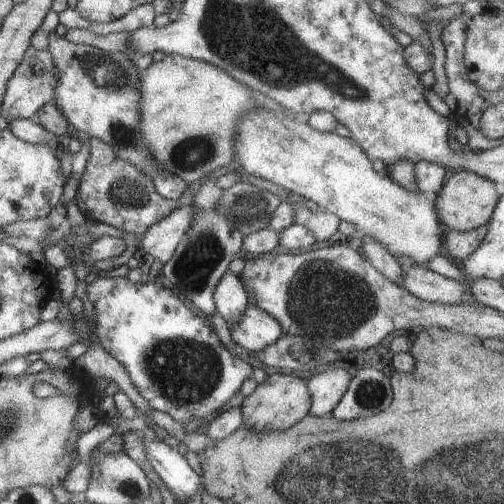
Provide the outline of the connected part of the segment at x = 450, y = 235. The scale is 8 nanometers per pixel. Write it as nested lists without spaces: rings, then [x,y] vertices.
[[[486,225],[467,232],[446,230],[443,240],[445,256],[450,260],[456,258],[456,260],[464,261],[481,246],[487,233]]]

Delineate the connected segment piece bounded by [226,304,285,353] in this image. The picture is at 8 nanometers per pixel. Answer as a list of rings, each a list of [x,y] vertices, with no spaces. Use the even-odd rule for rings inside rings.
[[[252,304],[240,318],[241,322],[238,323],[226,322],[233,342],[252,353],[260,353],[268,346],[274,345],[285,334],[276,318]]]

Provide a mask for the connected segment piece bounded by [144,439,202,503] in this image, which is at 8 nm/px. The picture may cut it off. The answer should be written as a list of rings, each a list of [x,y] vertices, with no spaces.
[[[144,439],[149,462],[176,499],[188,503],[201,489],[201,478],[180,454],[173,441]]]

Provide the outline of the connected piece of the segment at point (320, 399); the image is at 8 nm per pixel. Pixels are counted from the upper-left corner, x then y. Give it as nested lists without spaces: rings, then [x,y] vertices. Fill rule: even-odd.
[[[342,366],[339,367],[341,368],[316,371],[307,381],[311,397],[310,415],[318,417],[330,415],[340,403],[351,382],[351,375]]]

